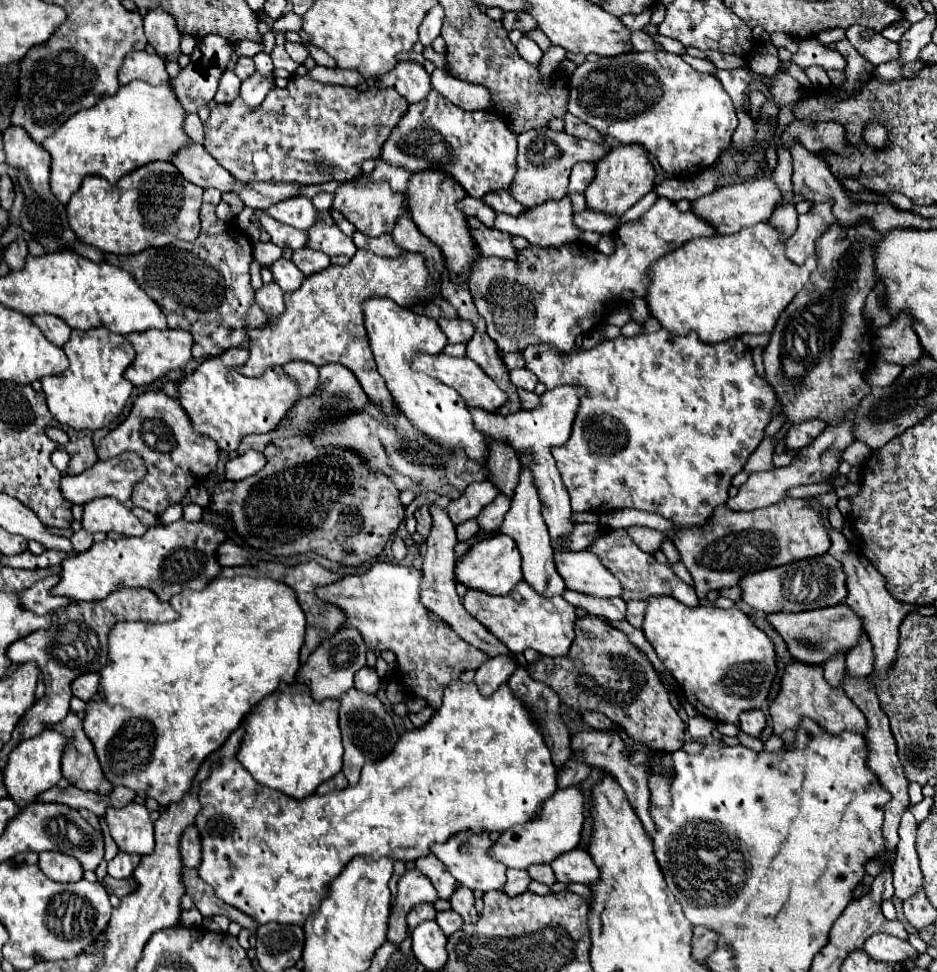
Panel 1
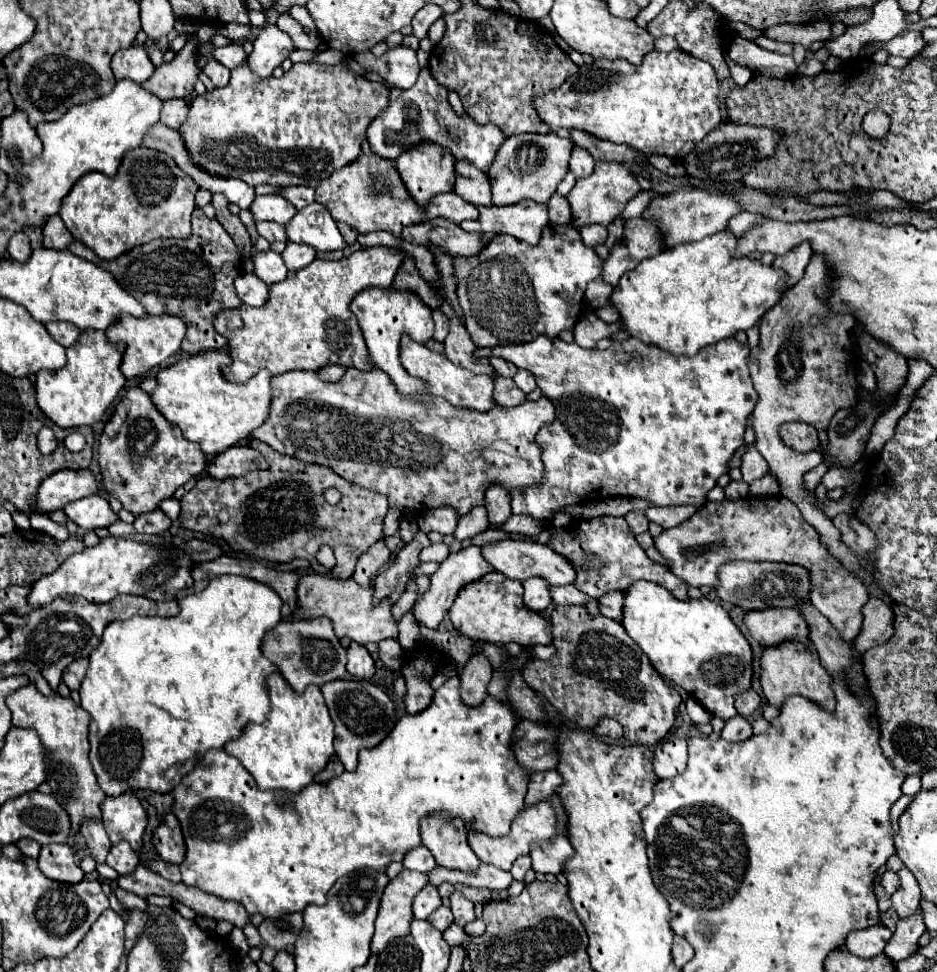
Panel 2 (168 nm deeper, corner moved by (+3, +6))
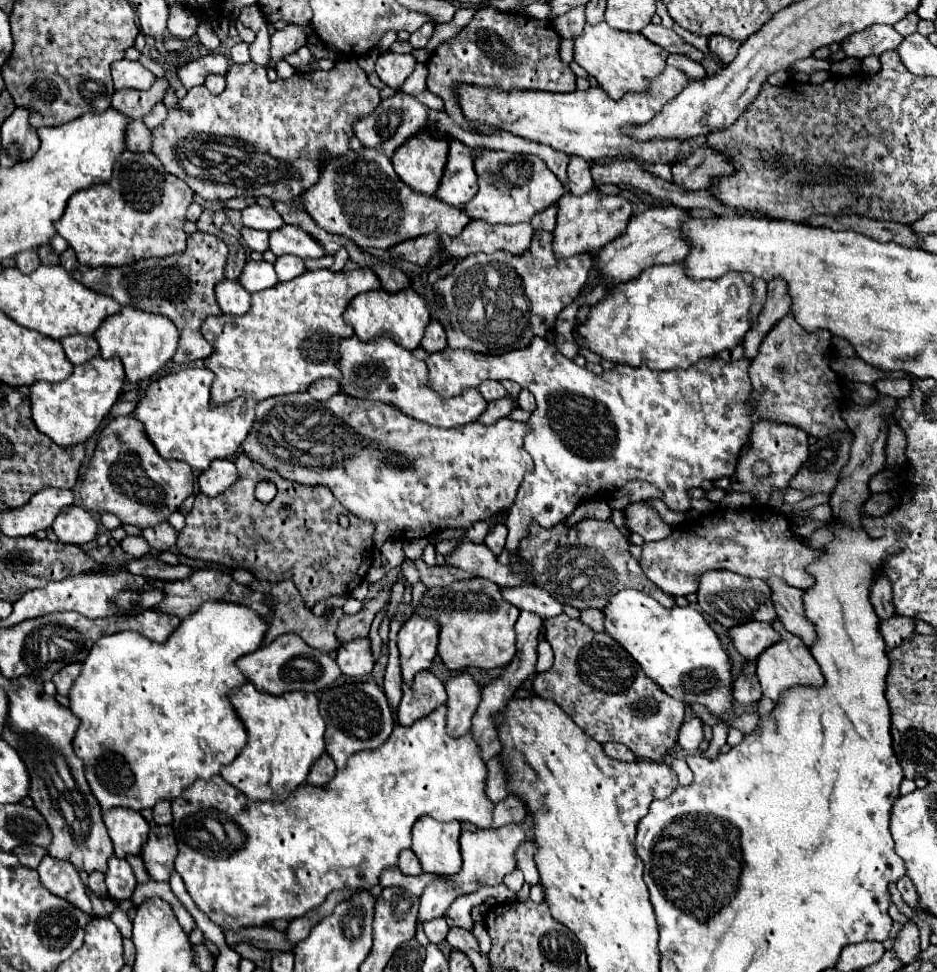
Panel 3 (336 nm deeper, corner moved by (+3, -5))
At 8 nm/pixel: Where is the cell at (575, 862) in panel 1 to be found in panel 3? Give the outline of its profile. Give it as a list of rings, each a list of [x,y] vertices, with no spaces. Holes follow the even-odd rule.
[[[524,841],[518,849],[516,849],[516,867],[524,873],[524,879],[528,885],[536,885],[538,883],[538,869],[534,865],[534,843],[532,841]]]

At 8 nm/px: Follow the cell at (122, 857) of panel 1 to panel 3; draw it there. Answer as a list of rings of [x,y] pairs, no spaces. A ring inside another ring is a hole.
[[[116,855],[110,857],[108,873],[106,873],[106,887],[108,887],[110,899],[114,901],[124,901],[132,897],[132,891],[136,887],[136,877],[126,859],[120,859]]]

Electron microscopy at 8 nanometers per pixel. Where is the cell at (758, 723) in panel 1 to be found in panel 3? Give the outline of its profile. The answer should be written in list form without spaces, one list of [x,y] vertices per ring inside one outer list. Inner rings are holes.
[[[746,661],[746,665],[742,667],[742,673],[734,679],[732,693],[734,693],[734,699],[742,707],[754,705],[762,697],[760,681],[758,681],[758,675],[756,675],[756,663],[754,661]]]

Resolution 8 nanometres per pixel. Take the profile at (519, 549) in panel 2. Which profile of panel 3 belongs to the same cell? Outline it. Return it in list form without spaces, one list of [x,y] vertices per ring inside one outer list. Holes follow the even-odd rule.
[[[460,541],[452,553],[446,557],[446,565],[454,565],[472,575],[494,581],[500,587],[516,587],[526,585],[526,567],[522,567],[520,575],[514,575],[508,565],[500,565],[496,555],[484,543]]]

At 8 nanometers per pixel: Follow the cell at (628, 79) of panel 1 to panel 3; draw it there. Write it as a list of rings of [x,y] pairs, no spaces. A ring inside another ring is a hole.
[[[666,67],[644,93],[626,93],[620,101],[612,101],[604,89],[590,87],[588,91],[572,93],[548,93],[548,91],[528,91],[528,89],[488,89],[470,83],[458,83],[456,95],[462,115],[478,125],[490,125],[498,131],[508,131],[516,137],[544,143],[566,155],[578,155],[586,161],[596,161],[614,155],[634,155],[646,163],[670,163],[678,155],[680,141],[646,141],[638,143],[624,135],[624,127],[642,125],[654,117],[664,103],[676,97],[690,79],[676,67]]]

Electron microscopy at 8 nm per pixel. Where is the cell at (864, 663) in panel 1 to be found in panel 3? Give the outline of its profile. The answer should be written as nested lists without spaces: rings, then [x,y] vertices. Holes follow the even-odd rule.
[[[894,615],[888,621],[880,623],[880,631],[884,635],[886,641],[886,649],[892,651],[894,647],[898,647],[900,643],[906,643],[908,639],[912,639],[914,635],[914,625],[916,621],[910,617],[902,617],[902,615]]]

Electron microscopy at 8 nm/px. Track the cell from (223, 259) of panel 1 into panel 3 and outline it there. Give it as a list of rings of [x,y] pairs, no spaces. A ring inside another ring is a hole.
[[[192,233],[188,235],[186,251],[180,255],[170,255],[164,259],[144,259],[124,267],[94,267],[84,269],[74,259],[74,251],[68,247],[60,255],[60,263],[66,271],[88,289],[108,295],[120,305],[130,305],[148,313],[160,313],[174,321],[176,329],[180,331],[180,343],[172,357],[174,363],[190,363],[198,359],[206,359],[212,353],[212,345],[202,337],[200,325],[210,315],[220,315],[220,307],[214,297],[214,285],[224,279],[224,265],[228,257],[228,247],[222,239],[206,233]]]

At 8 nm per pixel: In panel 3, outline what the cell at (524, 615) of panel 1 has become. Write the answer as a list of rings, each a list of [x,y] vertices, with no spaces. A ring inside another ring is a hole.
[[[472,577],[454,581],[448,587],[426,589],[416,615],[424,619],[434,617],[438,621],[438,655],[450,671],[462,671],[466,667],[496,669],[508,665],[516,655],[514,623],[518,619],[518,609],[500,597],[500,587],[492,581]]]

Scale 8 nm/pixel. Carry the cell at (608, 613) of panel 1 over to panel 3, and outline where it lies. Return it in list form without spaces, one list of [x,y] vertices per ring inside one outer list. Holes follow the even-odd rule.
[[[524,585],[524,587],[502,587],[502,597],[516,605],[520,611],[530,611],[540,617],[556,617],[562,613],[564,605],[552,599],[544,589],[534,587],[534,585]]]

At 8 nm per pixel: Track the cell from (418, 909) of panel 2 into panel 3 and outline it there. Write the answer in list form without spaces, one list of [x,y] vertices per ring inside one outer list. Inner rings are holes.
[[[506,825],[500,829],[488,829],[488,831],[468,831],[462,829],[460,833],[460,853],[462,853],[462,871],[456,875],[436,877],[436,883],[430,883],[424,893],[420,895],[420,919],[430,921],[436,917],[442,917],[444,911],[450,907],[450,903],[456,901],[460,895],[468,895],[478,891],[482,885],[500,885],[502,879],[516,869],[514,851],[520,843],[526,841],[526,833],[520,825]]]

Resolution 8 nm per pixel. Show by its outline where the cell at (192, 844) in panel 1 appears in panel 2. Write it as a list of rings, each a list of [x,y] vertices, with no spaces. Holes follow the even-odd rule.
[[[166,814],[162,824],[154,830],[154,846],[162,860],[172,864],[182,864],[186,856],[184,836],[180,830],[180,822],[174,814]]]

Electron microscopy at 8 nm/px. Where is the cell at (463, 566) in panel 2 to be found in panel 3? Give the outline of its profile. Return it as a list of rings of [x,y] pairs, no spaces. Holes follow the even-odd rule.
[[[412,615],[410,621],[398,633],[400,669],[402,681],[408,685],[416,677],[416,671],[430,669],[436,657],[438,625],[434,619],[420,619]]]

